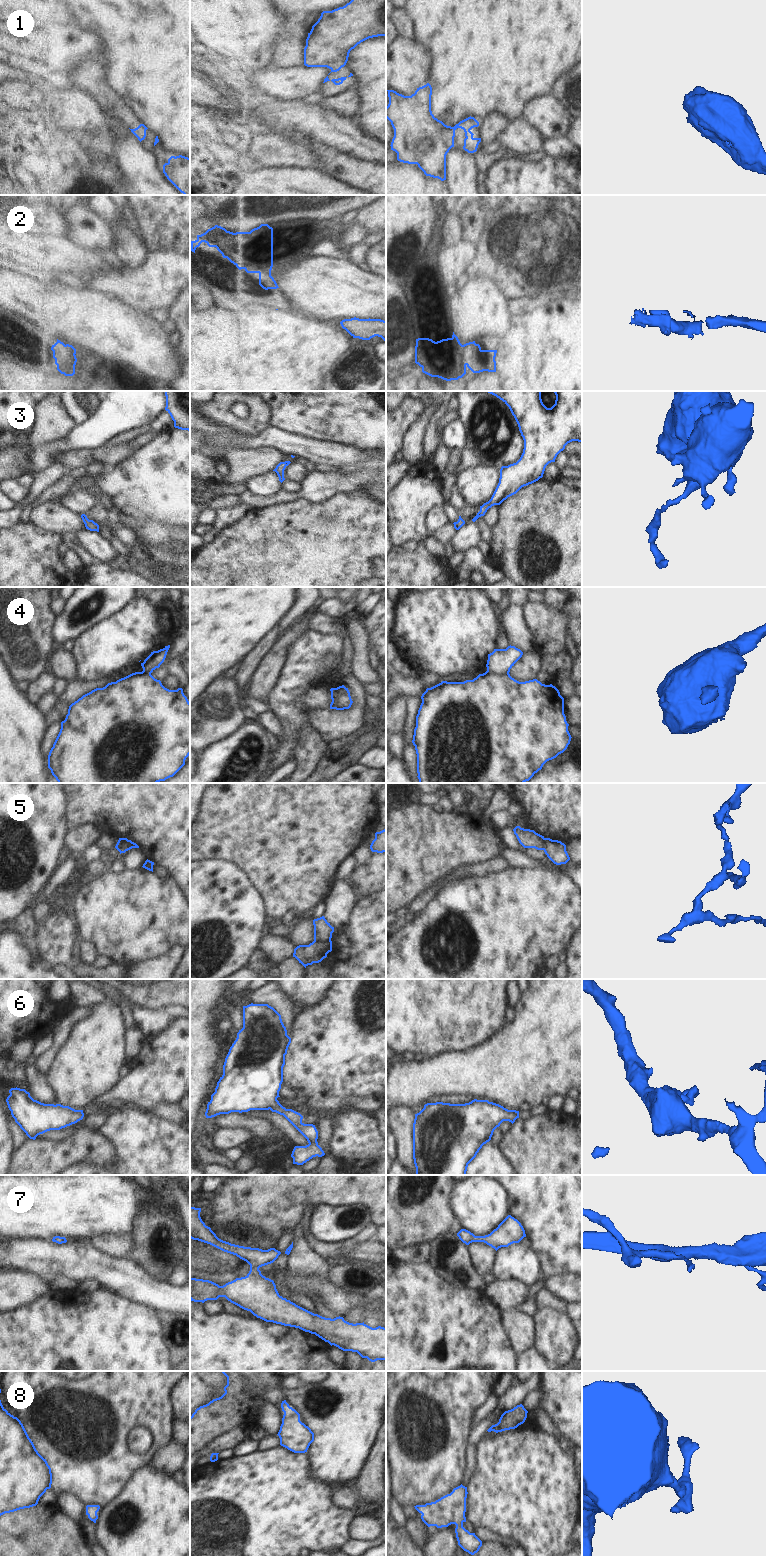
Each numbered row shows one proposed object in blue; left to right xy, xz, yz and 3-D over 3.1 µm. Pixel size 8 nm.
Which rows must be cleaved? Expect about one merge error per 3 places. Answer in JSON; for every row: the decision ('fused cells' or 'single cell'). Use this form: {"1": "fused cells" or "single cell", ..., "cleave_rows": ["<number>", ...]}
{"1": "single cell", "2": "single cell", "3": "single cell", "4": "fused cells", "5": "fused cells", "6": "single cell", "7": "single cell", "8": "single cell", "cleave_rows": ["4", "5"]}

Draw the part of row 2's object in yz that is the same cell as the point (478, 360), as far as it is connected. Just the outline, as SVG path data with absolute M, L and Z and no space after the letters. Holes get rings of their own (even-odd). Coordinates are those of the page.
M454 334L451 338L433 341L429 338L416 339L415 363L422 368L422 372L431 376L438 377L446 381L458 380L466 374L468 367L473 373L483 371L496 372L497 350L482 350L475 341L462 345L458 337Z

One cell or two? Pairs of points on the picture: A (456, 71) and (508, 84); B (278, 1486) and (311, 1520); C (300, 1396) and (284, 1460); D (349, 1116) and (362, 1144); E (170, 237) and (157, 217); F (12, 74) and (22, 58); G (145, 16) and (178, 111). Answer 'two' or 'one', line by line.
A: one
B: one
C: two
D: one
E: one
F: two
G: one

